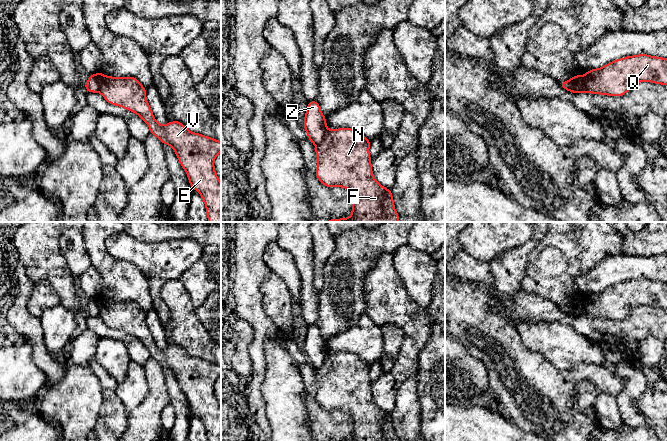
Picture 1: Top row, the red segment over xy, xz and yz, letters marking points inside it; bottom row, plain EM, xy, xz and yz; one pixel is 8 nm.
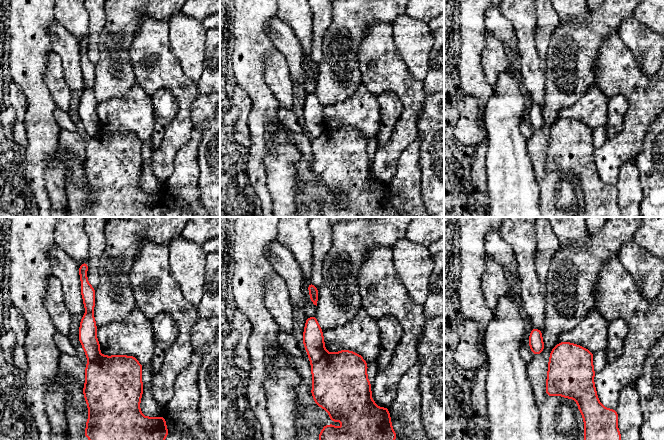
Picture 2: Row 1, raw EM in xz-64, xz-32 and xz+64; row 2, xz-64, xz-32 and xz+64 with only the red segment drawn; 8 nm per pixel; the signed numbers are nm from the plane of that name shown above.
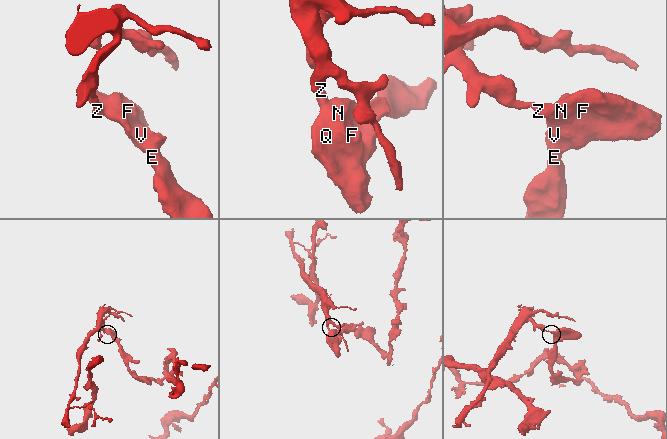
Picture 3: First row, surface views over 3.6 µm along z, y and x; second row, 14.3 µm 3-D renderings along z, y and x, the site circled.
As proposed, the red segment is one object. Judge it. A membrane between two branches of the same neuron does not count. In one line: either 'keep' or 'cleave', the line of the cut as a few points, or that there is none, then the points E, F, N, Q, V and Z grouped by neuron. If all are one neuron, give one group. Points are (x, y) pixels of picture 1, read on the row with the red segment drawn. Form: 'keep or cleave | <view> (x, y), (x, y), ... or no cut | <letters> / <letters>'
cleave | xy (95, 74), (98, 80), (98, 91) | E F N Q V / Z

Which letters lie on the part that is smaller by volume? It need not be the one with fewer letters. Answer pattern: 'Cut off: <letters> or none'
Cut off: Z

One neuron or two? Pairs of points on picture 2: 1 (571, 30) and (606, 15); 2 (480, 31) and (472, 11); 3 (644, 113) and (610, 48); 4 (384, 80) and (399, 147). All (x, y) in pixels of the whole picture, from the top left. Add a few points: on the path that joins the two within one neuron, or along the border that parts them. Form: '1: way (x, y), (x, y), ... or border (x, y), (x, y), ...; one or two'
1: way (580, 30), (591, 30), (597, 24); one
2: way (478, 26), (476, 16); one
3: way (644, 97), (640, 86), (618, 64); one
4: way (402, 93), (408, 99), (408, 120), (405, 129); one

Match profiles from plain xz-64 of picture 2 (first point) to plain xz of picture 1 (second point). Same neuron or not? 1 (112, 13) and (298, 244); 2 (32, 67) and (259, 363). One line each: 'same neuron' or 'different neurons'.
1: different neurons
2: same neuron

